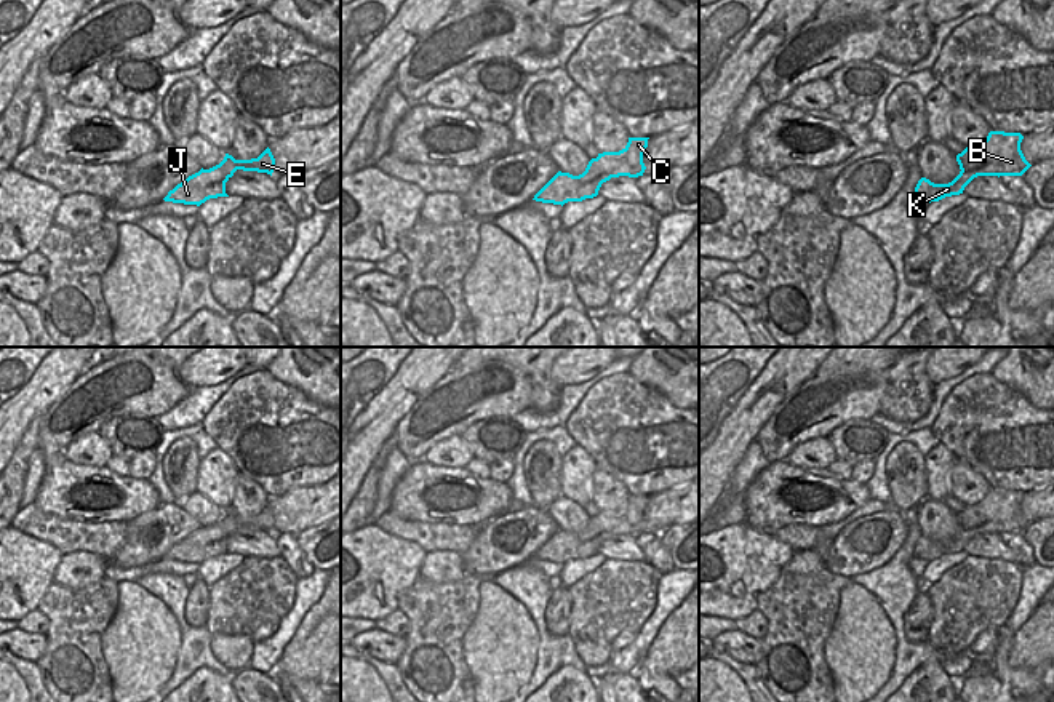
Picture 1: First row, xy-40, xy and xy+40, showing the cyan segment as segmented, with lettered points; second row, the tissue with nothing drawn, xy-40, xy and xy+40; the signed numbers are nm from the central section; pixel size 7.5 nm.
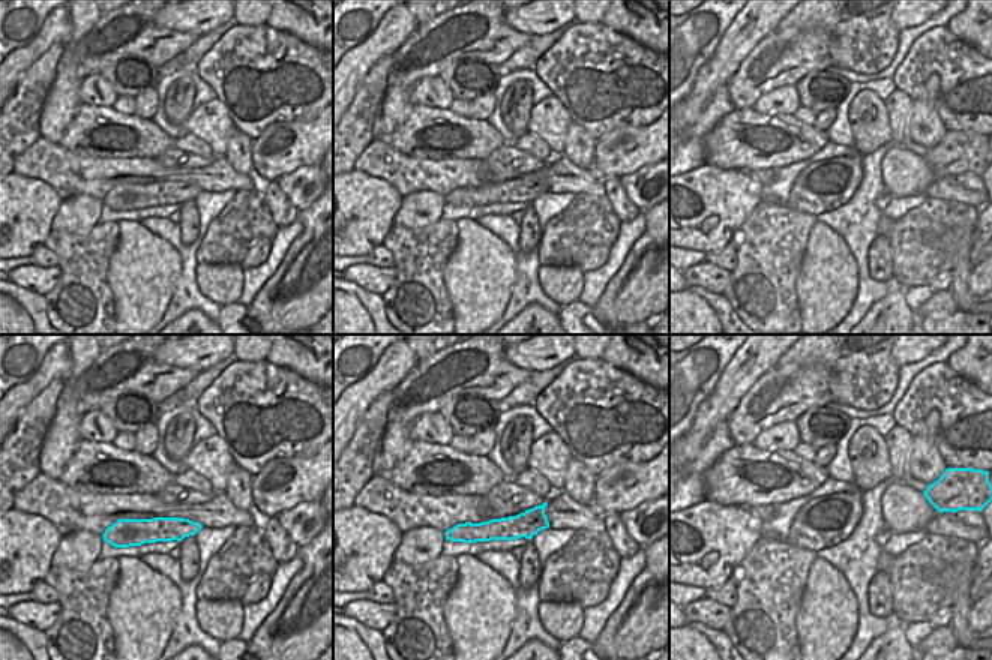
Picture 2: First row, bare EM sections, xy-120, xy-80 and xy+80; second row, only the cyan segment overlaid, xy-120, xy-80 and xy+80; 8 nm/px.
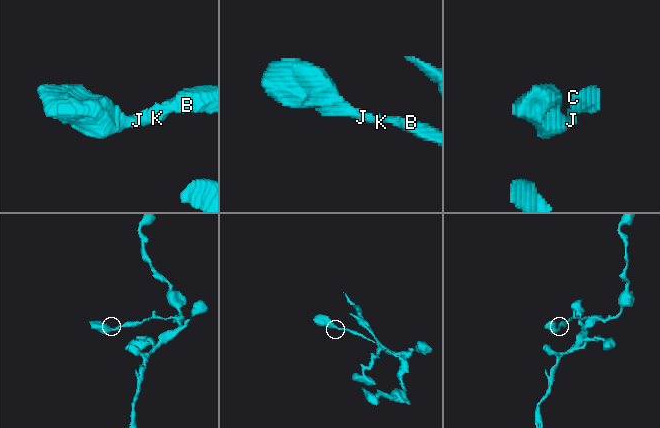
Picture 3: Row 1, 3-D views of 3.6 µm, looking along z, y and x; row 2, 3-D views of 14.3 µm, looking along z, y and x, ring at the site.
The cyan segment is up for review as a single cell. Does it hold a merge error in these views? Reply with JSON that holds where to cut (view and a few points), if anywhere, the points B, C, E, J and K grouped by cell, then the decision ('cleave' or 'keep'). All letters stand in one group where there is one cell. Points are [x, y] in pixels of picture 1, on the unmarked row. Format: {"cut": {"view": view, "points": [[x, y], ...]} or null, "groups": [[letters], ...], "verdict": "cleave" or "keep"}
{"cut": null, "groups": [["B", "C", "E", "J", "K"]], "verdict": "keep"}

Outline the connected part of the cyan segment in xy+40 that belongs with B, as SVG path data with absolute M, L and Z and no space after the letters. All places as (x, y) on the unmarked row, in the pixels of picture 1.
M990 489L977 505L966 505L956 513L960 532L948 542L934 542L921 536L915 545L915 560L939 560L963 552L977 534L1022 534L1032 523L1025 518L1020 491Z

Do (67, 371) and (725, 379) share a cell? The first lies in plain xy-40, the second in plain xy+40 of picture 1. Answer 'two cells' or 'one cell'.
two cells

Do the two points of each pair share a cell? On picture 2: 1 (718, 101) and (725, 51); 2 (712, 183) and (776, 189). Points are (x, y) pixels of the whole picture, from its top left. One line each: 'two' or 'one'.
1: two
2: two

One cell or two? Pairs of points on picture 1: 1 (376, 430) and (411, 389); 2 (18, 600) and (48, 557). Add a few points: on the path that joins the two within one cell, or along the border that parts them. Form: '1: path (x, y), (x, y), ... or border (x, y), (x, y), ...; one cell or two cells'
1: path (379, 421), (402, 398); one cell
2: path (19, 589), (37, 568); one cell

